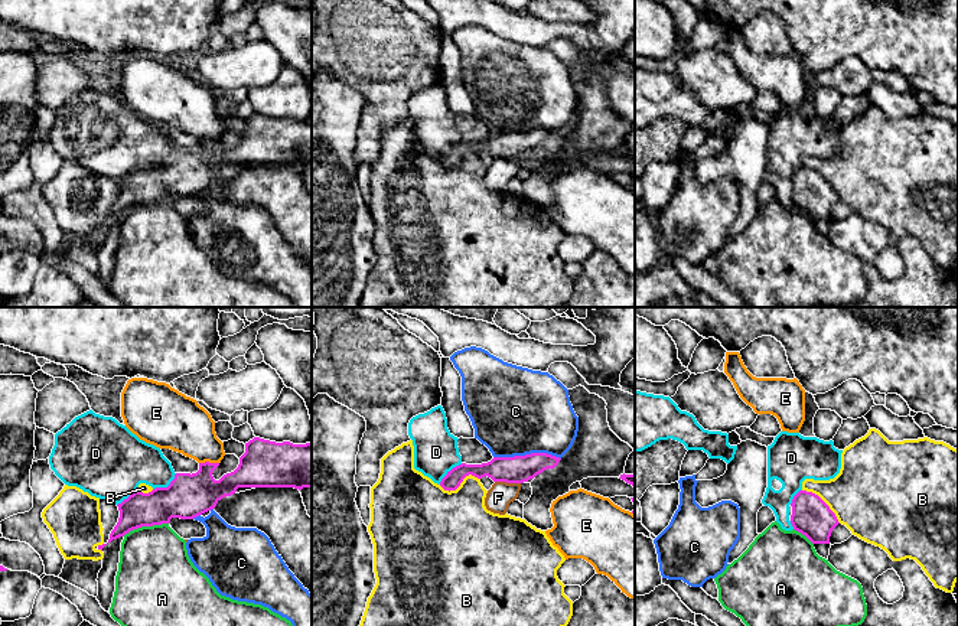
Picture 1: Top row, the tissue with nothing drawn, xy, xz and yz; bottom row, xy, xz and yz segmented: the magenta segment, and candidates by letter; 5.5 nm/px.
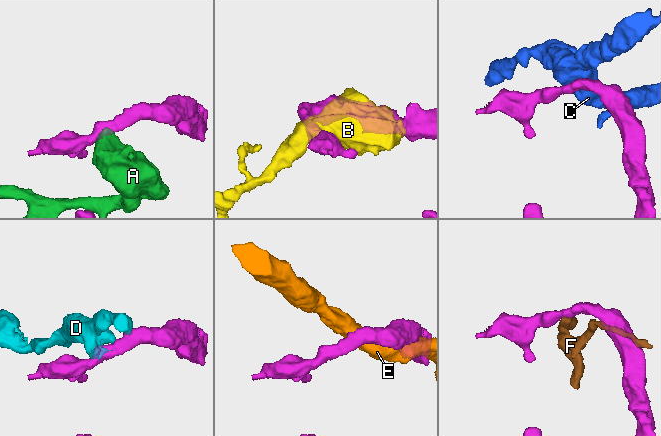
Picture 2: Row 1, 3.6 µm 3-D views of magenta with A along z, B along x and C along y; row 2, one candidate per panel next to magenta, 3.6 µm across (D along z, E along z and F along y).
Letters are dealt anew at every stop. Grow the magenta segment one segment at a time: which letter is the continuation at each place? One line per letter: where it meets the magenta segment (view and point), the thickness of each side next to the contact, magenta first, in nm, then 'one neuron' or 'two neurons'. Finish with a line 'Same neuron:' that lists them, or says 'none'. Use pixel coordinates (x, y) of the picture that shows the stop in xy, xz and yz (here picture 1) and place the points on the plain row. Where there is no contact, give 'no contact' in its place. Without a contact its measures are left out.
A: xy (144, 202) | 200/400 nm | two neurons
B: xz (459, 162) | 140/420 nm | two neurons
C: xz (527, 131) | 160/500 nm | two neurons
D: xy (168, 163) | 240/260 nm | two neurons
E: xy (208, 139) | 240/300 nm | two neurons
F: xz (508, 159) | 160/140 nm | two neurons
Same neuron: none

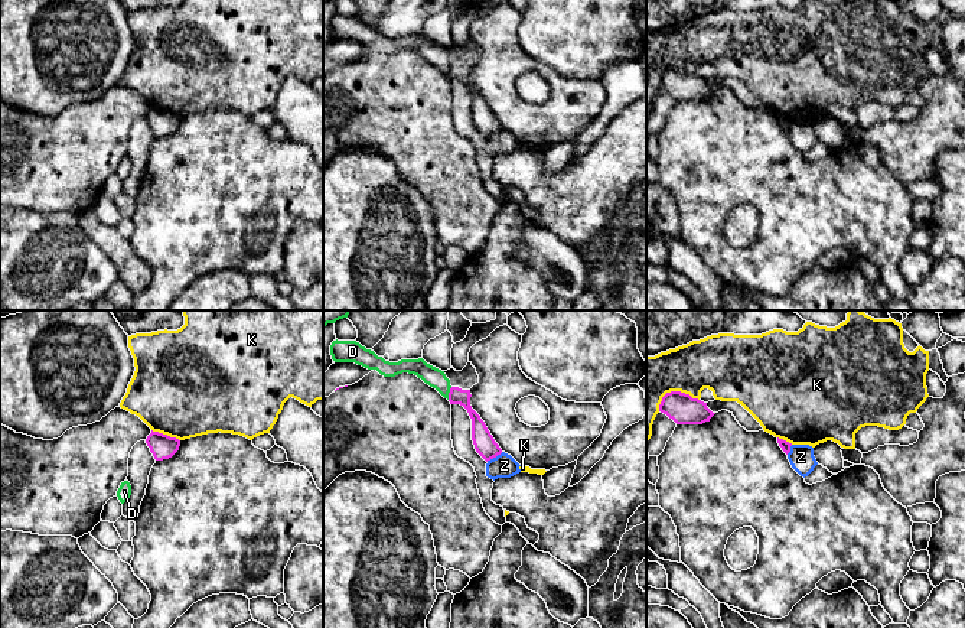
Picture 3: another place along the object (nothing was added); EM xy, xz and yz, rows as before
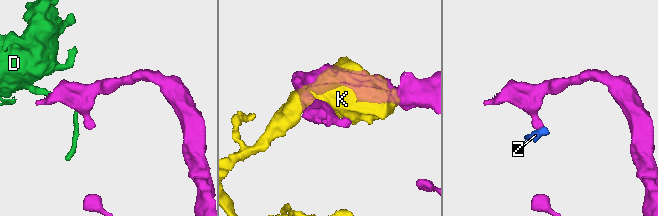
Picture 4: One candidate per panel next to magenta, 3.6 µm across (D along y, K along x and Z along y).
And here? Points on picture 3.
D: xz (449, 70) | 90/110 nm | two neurons
K: yz (674, 68) | 170/280 nm | two neurons
Z: xz (494, 133) | 120/140 nm | two neurons
Same neuron: none

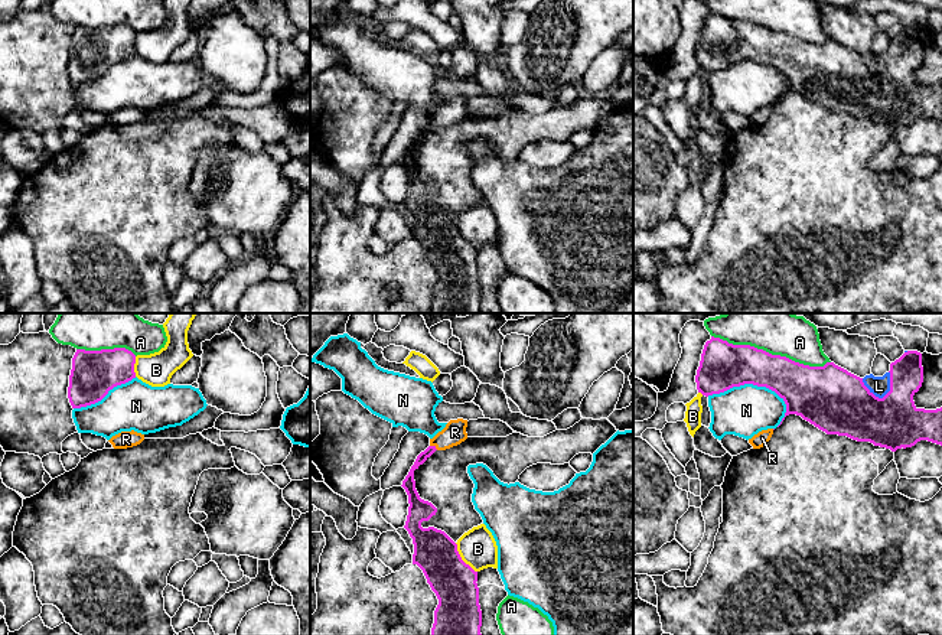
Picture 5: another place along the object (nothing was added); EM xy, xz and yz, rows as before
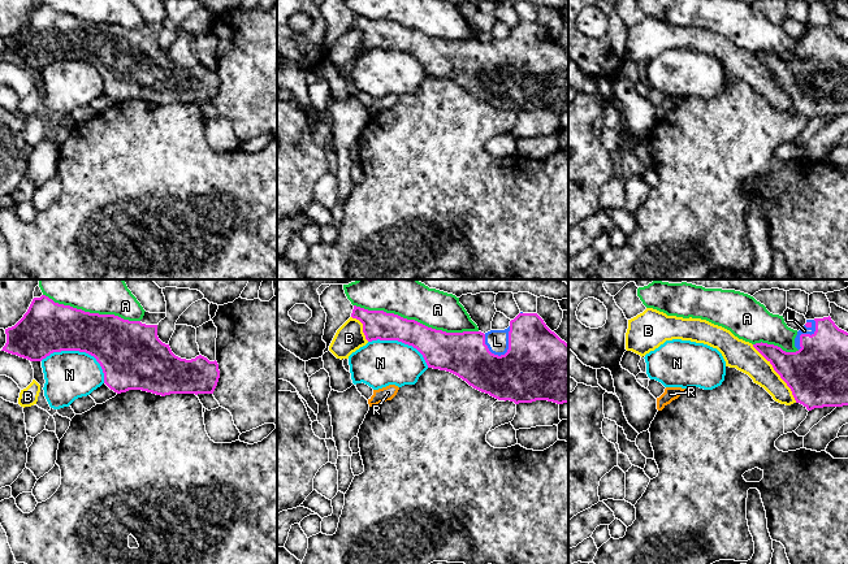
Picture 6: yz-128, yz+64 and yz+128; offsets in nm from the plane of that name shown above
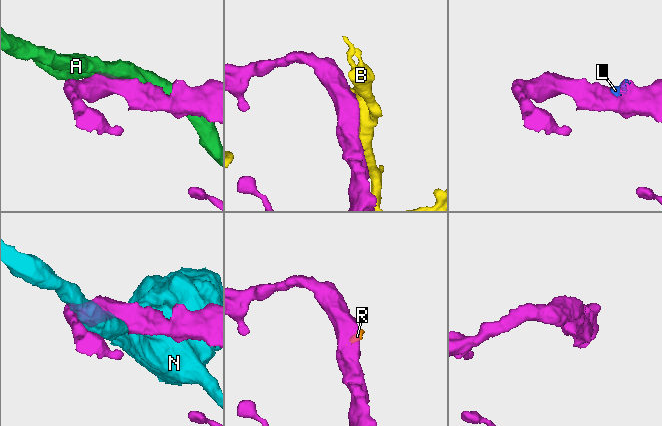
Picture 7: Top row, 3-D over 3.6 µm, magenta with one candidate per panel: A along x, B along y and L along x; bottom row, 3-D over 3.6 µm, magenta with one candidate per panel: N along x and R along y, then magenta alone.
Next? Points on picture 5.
A: yz (771, 31) | 240/220 nm | two neurons
B: xz (460, 235) | 240/200 nm | two neurons
L: yz (873, 71) | 360/110 nm | one neuron
N: yz (750, 59) | 260/280 nm | two neurons
R: xz (434, 123) | 70/130 nm | one neuron
Same neuron: L, R

